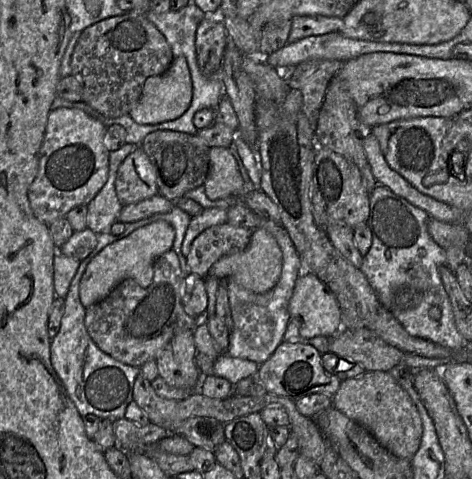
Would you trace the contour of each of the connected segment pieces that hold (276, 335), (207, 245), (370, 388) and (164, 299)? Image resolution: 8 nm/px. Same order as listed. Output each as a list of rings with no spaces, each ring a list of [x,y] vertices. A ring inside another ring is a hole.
[[[263,219],[260,227],[267,230],[277,241],[282,252],[282,269],[277,284],[265,293],[255,293],[241,287],[233,279],[227,279],[229,305],[232,317],[230,342],[227,355],[254,361],[259,365],[265,362],[284,341],[284,334],[291,319],[288,303],[295,282],[302,272],[302,263],[289,235],[280,223]]]
[[[227,222],[205,229],[194,239],[190,253],[185,257],[190,273],[205,279],[220,258],[246,249],[252,232]]]
[[[365,371],[358,377],[341,380],[338,391],[332,397],[332,406],[365,427],[384,448],[398,458],[412,460],[420,446],[423,431],[421,417],[407,392],[390,372]]]
[[[173,250],[166,251],[155,260],[153,269],[153,281],[149,287],[142,288],[134,280],[125,279],[105,299],[85,308],[84,325],[93,342],[112,358],[135,367],[155,360],[176,334],[194,331],[198,325],[198,319],[185,311],[182,302],[186,276],[181,270],[177,254]]]

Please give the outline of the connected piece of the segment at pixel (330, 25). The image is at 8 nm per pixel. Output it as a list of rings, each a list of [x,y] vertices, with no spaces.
[[[295,16],[291,20],[291,29],[288,42],[295,42],[300,39],[322,35],[330,32],[340,31],[343,27],[343,18],[328,16]]]

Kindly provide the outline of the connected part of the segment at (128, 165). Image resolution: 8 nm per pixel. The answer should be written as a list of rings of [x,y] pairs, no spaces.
[[[141,145],[120,164],[115,179],[115,191],[123,206],[159,194],[155,169]]]

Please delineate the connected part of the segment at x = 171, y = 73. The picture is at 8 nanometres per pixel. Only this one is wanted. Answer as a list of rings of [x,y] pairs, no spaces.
[[[177,56],[164,73],[146,79],[141,97],[129,115],[138,124],[159,124],[171,121],[187,111],[192,94],[193,86],[187,60],[184,56]]]

